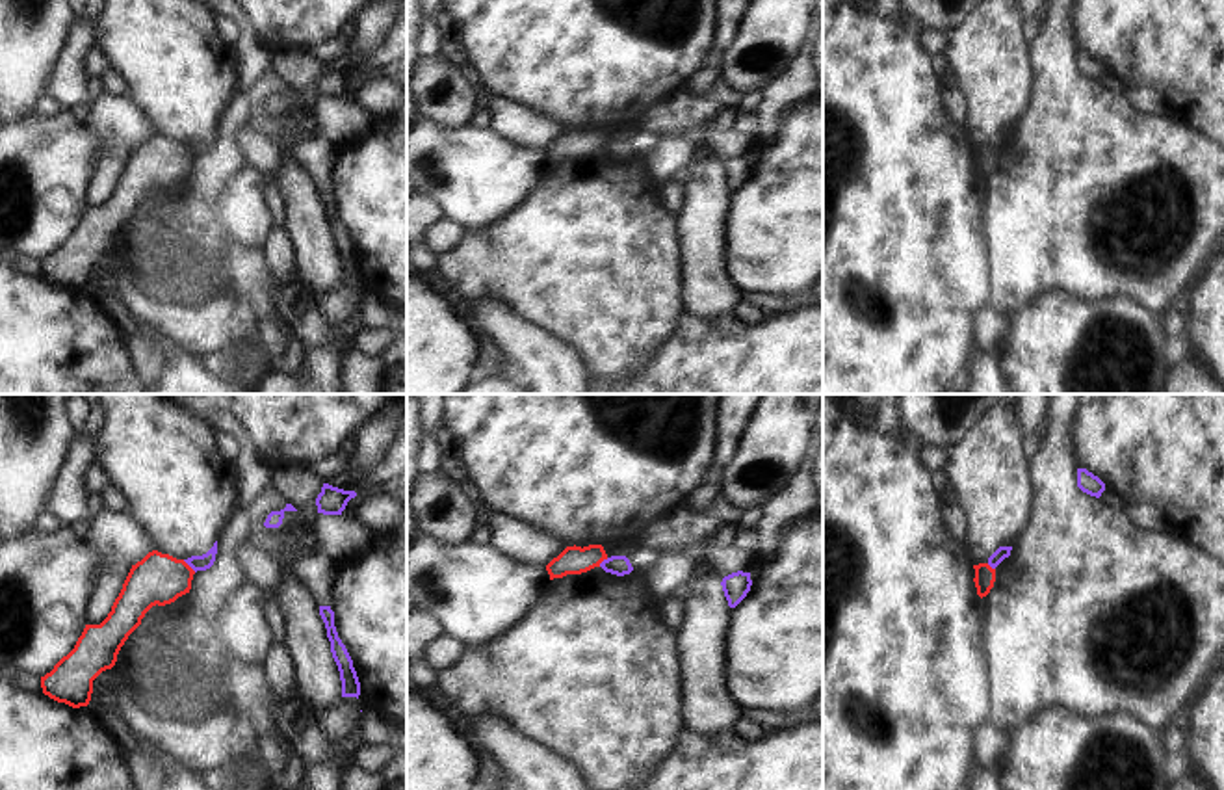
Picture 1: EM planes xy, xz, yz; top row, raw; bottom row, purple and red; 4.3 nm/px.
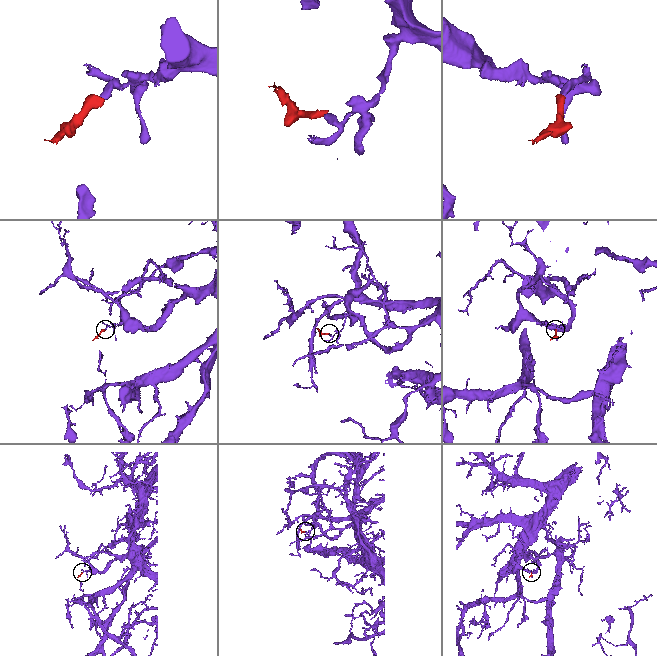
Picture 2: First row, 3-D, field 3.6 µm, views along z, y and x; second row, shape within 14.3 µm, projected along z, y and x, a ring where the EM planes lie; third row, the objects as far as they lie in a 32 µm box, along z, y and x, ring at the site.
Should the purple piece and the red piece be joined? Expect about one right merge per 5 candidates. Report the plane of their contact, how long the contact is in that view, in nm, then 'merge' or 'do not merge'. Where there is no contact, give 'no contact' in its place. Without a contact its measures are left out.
xy | 80 nm | do not merge

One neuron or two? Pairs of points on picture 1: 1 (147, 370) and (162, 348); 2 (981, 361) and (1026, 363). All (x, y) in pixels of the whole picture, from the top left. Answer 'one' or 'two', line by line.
1: one
2: two

